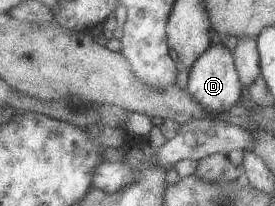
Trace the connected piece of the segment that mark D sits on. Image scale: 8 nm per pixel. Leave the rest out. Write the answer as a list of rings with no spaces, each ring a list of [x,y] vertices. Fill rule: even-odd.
[[[222,43],[209,46],[203,54],[197,58],[193,66],[188,70],[187,94],[193,98],[193,102],[203,108],[207,114],[217,116],[231,108],[237,100],[243,97],[244,89],[239,81],[231,52]]]

